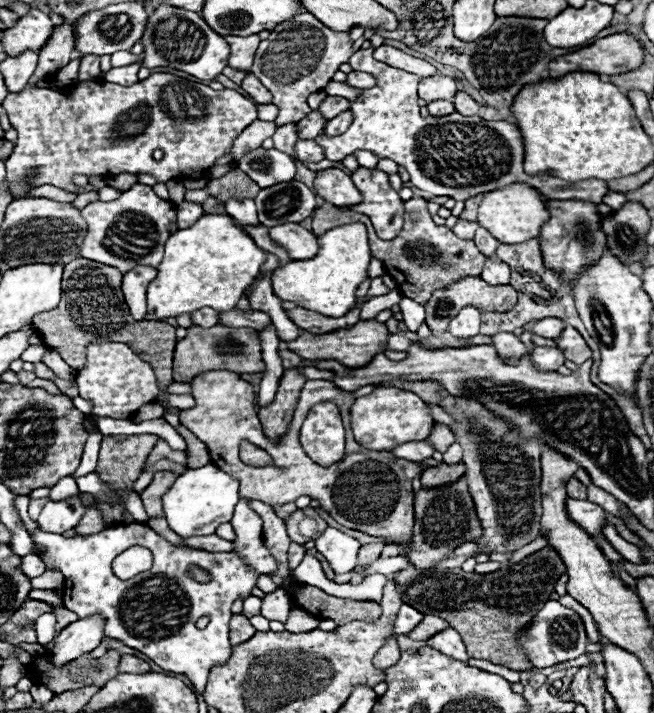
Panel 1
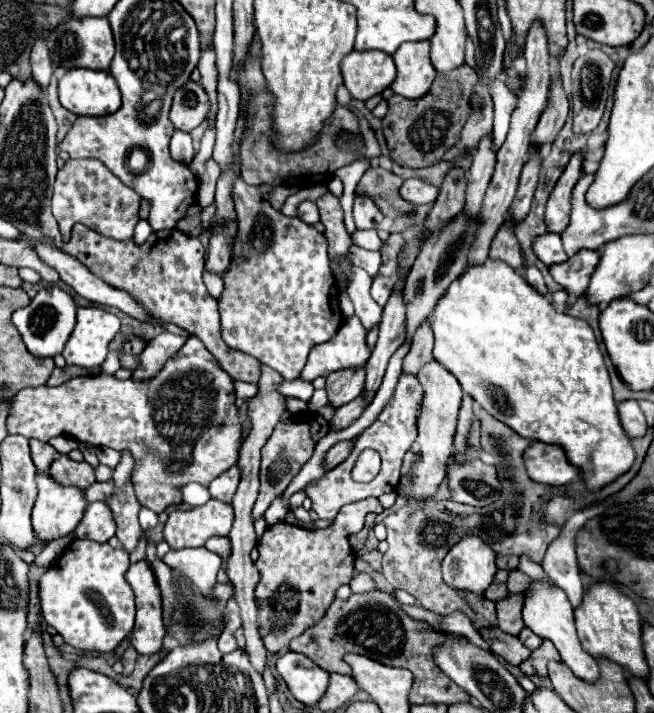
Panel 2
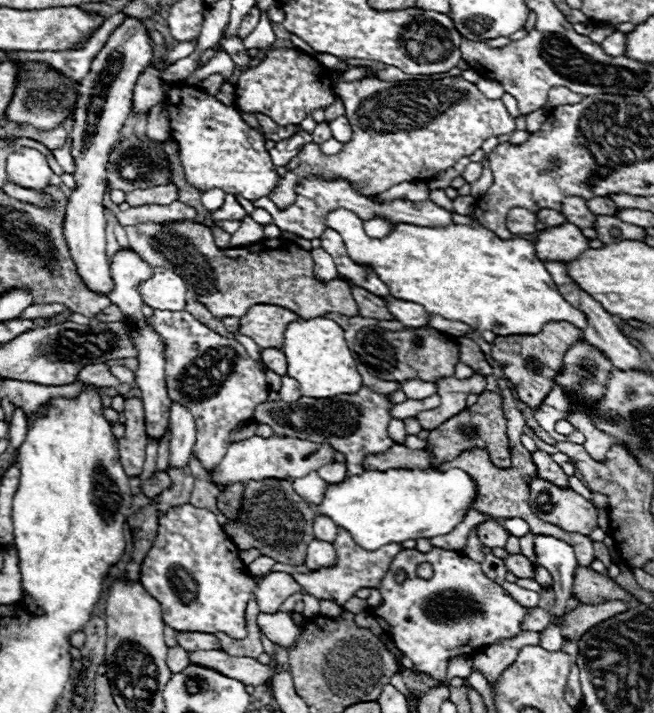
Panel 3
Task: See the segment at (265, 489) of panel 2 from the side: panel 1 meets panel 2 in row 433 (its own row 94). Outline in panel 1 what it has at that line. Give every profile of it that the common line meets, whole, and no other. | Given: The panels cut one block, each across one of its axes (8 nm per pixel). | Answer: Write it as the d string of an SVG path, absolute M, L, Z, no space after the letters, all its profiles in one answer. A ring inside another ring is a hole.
M308 12L294 16L284 24L278 24L270 32L268 40L260 42L252 66L252 74L258 76L260 82L272 92L274 104L280 108L276 126L300 122L310 112L306 98L312 92L322 90L332 80L338 66L346 64L350 56L352 56L350 32L334 32Z

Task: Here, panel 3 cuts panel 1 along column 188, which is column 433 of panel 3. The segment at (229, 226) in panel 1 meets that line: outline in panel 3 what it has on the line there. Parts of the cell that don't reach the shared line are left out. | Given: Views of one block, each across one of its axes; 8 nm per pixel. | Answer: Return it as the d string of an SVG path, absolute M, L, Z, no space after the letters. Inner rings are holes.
M338 208L338 210L330 212L330 214L326 216L326 226L332 228L332 230L336 230L336 232L342 236L344 246L346 246L346 250L348 250L348 256L350 256L354 262L358 262L358 264L368 264L368 266L378 274L378 278L390 288L390 294L392 294L394 298L400 298L400 300L406 300L406 302L414 302L414 304L422 304L430 314L440 314L440 316L446 318L446 320L458 320L458 322L464 322L464 324L468 324L468 326L472 326L472 328L478 328L478 330L490 330L490 332L494 332L496 336L538 334L538 332L542 330L542 326L544 326L546 322L552 322L552 320L554 320L554 322L570 322L570 324L574 324L576 328L580 328L580 330L586 328L586 316L582 316L582 312L578 312L578 308L574 308L570 302L566 302L566 300L560 296L560 292L558 292L558 288L556 288L552 276L550 276L548 270L544 268L544 264L534 256L534 246L532 246L530 240L524 240L524 238L500 240L496 234L492 234L492 232L490 232L488 228L484 228L484 226L472 228L472 226L466 226L466 224L448 224L448 226L430 228L430 226L416 226L416 224L404 224L404 222L396 224L396 228L394 228L388 236L384 236L384 238L370 238L370 236L366 236L366 232L364 232L364 220L358 218L354 212L344 210L344 208Z

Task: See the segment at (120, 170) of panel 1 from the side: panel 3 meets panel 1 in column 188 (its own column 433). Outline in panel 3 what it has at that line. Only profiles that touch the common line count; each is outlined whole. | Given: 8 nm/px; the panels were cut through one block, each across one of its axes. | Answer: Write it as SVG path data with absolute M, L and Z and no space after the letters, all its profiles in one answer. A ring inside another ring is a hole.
M460 76L402 82L362 78L356 82L338 82L334 84L334 92L342 96L354 136L344 144L342 152L334 156L324 154L314 142L306 144L298 154L300 166L286 172L282 184L270 192L270 200L280 210L294 204L294 184L298 184L298 176L310 176L310 172L314 172L314 176L332 180L344 178L362 192L380 194L400 182L432 178L436 172L454 166L462 156L472 156L484 140L516 130L516 120L506 112L502 100L488 100L476 84ZM372 96L374 104L362 104Z

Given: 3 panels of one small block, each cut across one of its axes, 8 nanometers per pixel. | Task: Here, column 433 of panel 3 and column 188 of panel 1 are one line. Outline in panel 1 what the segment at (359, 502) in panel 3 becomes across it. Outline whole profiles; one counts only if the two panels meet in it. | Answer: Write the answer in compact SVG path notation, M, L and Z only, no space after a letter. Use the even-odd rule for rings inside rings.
M214 464L190 468L188 472L180 474L176 482L168 488L168 492L162 496L168 526L182 538L214 534L220 524L232 520L234 506L238 504L238 500L238 480L234 480Z

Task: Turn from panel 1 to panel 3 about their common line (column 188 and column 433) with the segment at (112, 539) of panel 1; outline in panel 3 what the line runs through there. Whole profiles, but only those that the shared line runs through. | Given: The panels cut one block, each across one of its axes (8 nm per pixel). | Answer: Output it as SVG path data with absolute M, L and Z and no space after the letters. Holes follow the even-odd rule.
M432 548L426 554L402 550L394 558L394 564L378 590L382 594L382 606L372 610L376 622L414 662L416 672L428 674L440 682L446 680L448 660L462 654L478 654L480 648L486 648L500 638L516 636L520 632L520 620L526 614L526 608L514 602L502 586L492 582L478 562L460 556L460 552L442 548ZM422 562L430 562L436 568L434 578L422 580L416 576L416 566ZM400 570L406 572L402 584L396 582Z

